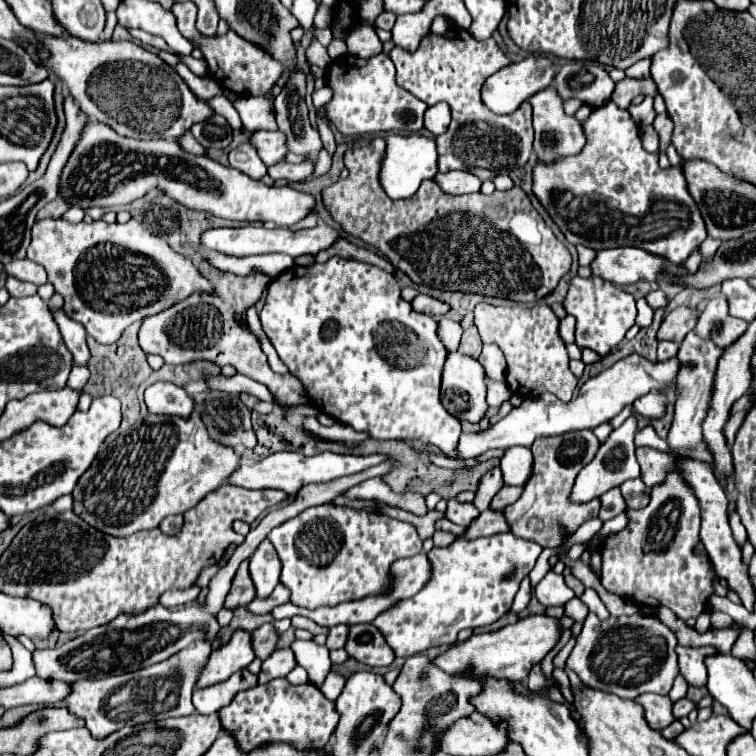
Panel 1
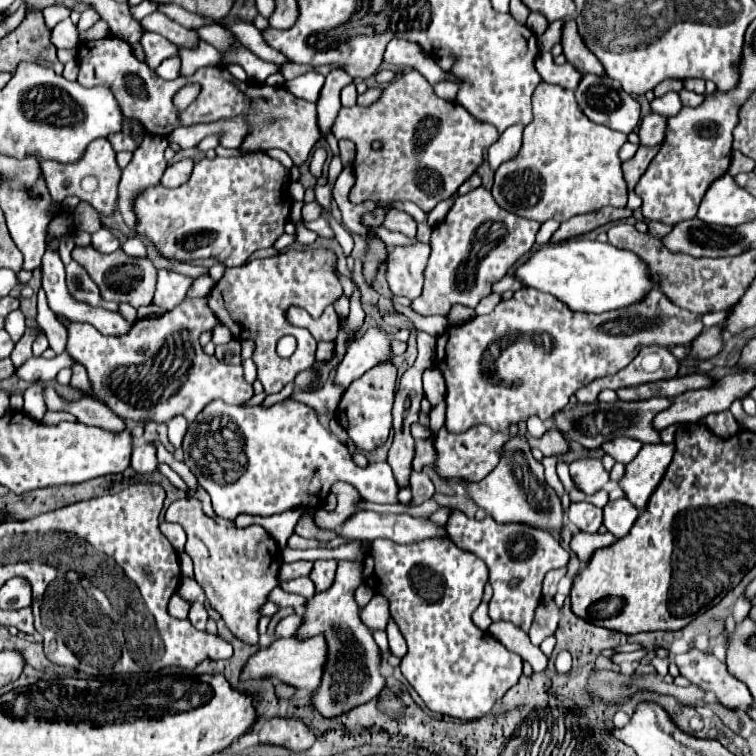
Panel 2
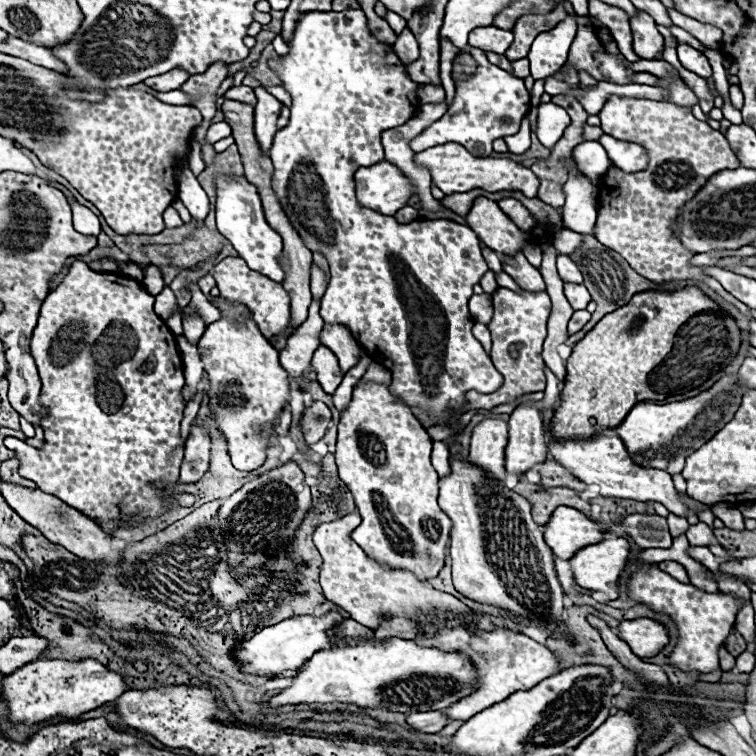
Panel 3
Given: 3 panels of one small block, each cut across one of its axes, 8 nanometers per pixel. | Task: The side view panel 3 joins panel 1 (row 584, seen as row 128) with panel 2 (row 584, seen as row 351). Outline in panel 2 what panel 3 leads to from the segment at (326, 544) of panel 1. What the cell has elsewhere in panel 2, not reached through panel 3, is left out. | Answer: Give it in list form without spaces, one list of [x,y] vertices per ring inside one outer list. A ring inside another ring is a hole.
[[[426,538],[414,544],[374,540],[368,558],[364,560],[362,574],[364,582],[372,586],[372,590],[378,590],[388,598],[390,616],[408,644],[408,654],[400,660],[400,670],[430,712],[446,714],[458,720],[478,720],[490,712],[494,700],[502,698],[508,688],[518,682],[522,674],[522,658],[506,650],[498,640],[476,628],[470,620],[482,600],[484,584],[488,582],[488,568],[476,554],[460,550],[454,542],[450,542],[450,538]]]

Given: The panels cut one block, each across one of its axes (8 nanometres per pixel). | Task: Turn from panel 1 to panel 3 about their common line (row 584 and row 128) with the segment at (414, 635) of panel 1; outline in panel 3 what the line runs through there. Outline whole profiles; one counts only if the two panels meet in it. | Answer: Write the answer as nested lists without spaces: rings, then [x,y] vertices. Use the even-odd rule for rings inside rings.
[[[472,48],[472,58],[478,64],[476,72],[468,80],[454,80],[456,94],[452,106],[440,120],[436,120],[436,124],[430,124],[424,132],[420,132],[420,136],[410,142],[410,148],[414,152],[422,152],[424,148],[432,148],[436,144],[456,142],[468,148],[468,152],[472,152],[474,156],[484,158],[490,156],[492,142],[496,138],[506,138],[520,130],[520,120],[530,110],[530,94],[524,86],[524,80],[512,76],[496,64],[490,64],[480,48]]]

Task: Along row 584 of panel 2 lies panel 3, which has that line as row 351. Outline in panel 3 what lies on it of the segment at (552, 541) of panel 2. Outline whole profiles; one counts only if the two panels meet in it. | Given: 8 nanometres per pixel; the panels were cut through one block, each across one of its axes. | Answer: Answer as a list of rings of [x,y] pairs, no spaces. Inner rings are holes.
[[[498,288],[492,294],[494,300],[494,316],[488,324],[488,330],[492,334],[492,362],[498,368],[498,372],[504,376],[504,384],[492,392],[492,394],[478,394],[474,392],[468,398],[468,404],[464,406],[464,412],[470,410],[492,410],[500,404],[514,402],[516,398],[540,392],[546,388],[546,376],[544,376],[544,360],[542,360],[542,342],[546,338],[546,322],[552,312],[552,302],[544,292],[528,292],[528,294],[516,294],[508,288]]]

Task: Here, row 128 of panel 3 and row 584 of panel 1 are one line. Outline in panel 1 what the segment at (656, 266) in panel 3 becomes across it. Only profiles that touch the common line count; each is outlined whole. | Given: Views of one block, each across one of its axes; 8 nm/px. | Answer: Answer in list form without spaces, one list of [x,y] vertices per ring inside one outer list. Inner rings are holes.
[[[668,474],[668,482],[664,486],[654,486],[650,494],[650,504],[640,510],[626,510],[628,524],[624,530],[608,536],[600,546],[602,554],[602,584],[608,592],[614,592],[622,598],[636,602],[638,606],[668,606],[678,618],[698,618],[708,608],[708,598],[714,594],[714,580],[718,578],[714,572],[714,564],[708,556],[696,552],[698,530],[700,530],[700,506],[696,496],[680,482],[680,474]]]

